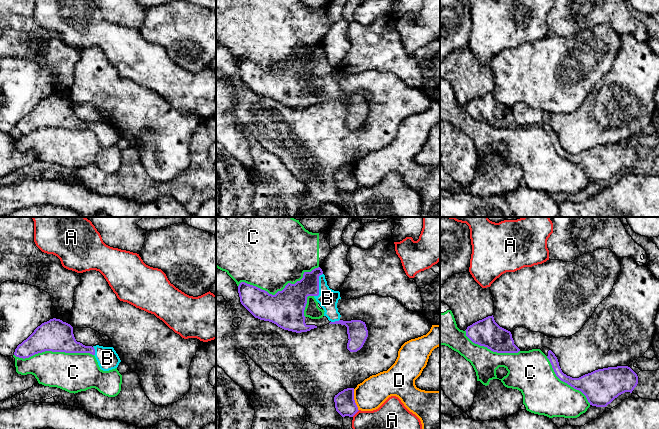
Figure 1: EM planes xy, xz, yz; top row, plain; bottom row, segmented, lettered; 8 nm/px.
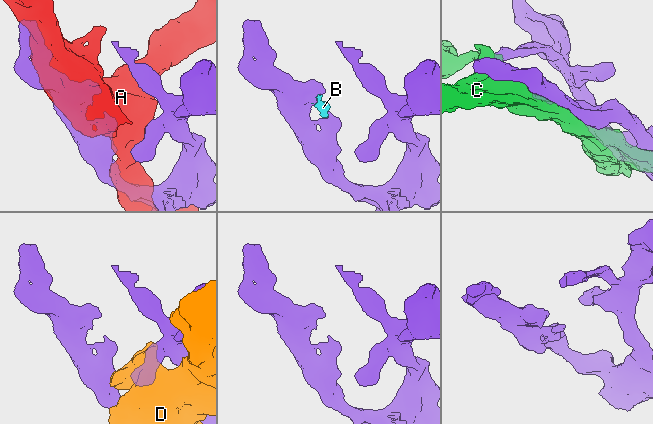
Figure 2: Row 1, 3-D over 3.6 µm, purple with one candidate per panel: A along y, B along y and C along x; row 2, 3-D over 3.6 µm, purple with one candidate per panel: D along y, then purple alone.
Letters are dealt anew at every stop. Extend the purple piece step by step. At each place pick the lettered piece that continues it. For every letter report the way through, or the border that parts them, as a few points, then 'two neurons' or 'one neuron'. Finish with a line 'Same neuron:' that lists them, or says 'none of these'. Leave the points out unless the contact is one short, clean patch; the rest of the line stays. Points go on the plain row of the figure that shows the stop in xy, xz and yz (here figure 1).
A: two neurons
B: one neuron
C: two neurons
D: two neurons
Same neuron: B

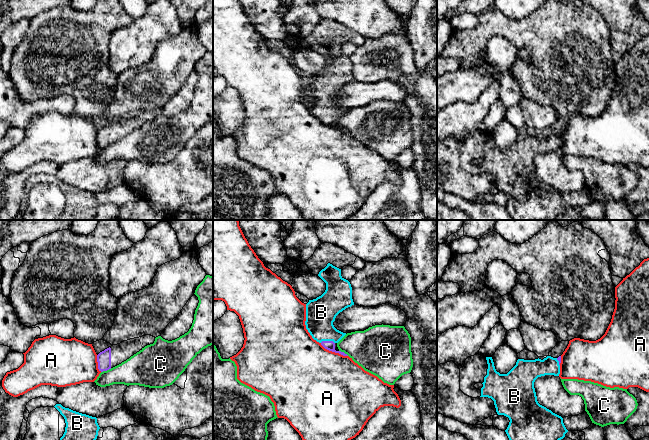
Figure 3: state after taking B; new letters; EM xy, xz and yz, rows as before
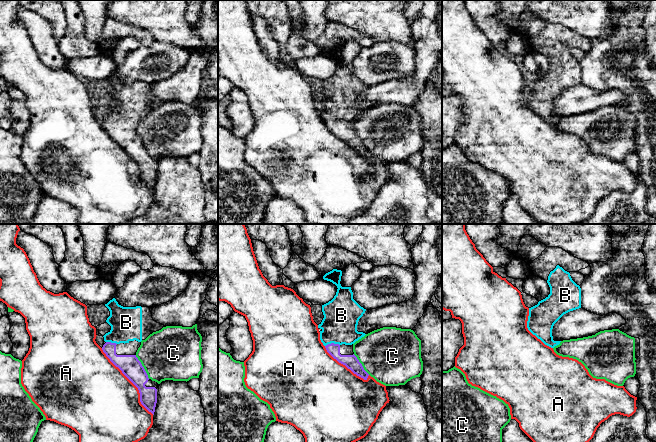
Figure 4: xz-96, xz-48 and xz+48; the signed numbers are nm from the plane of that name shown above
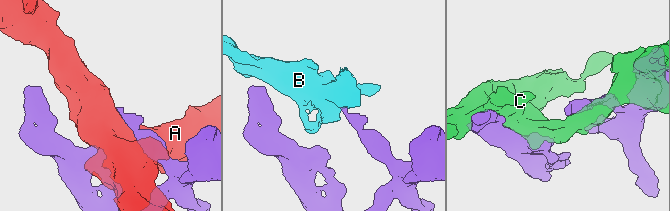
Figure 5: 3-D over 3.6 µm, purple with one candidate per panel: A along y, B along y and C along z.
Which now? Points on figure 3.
A: two neurons
B: across xz (329, 121), (327, 117), (321, 104), (321, 88) | one neuron
C: two neurons
Same neuron: B

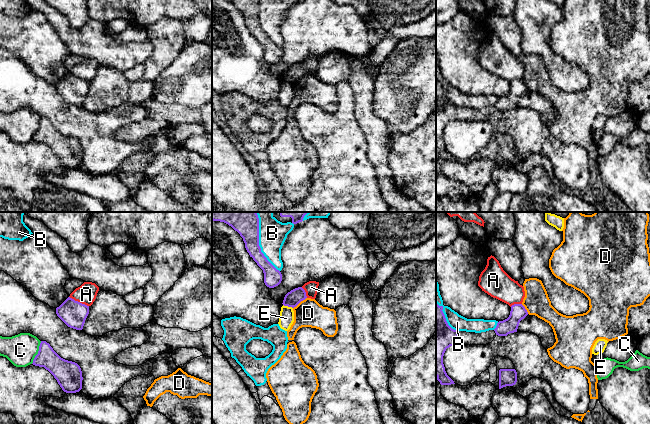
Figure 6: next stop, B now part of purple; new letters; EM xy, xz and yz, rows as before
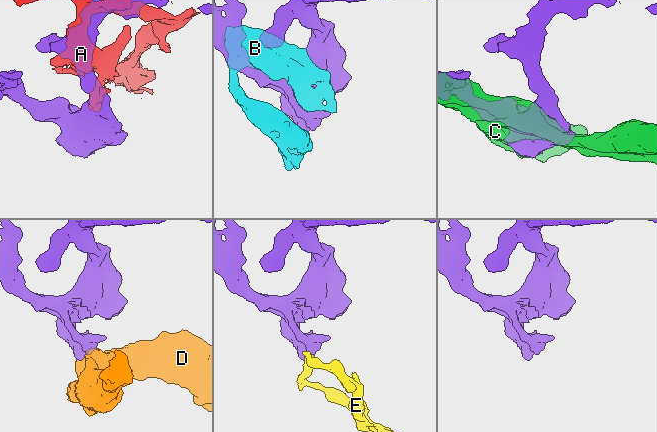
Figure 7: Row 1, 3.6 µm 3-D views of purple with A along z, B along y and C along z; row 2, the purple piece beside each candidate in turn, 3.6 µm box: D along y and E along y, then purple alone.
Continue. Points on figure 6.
A: along xy (69, 72), (88, 82) | two neurons
B: two neurons
C: two neurons
D: two neurons
E: along xz (283, 80), (292, 84) | two neurons
Same neuron: none of these

